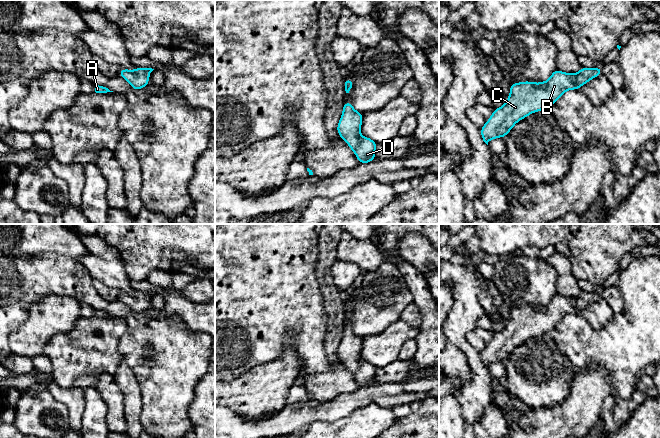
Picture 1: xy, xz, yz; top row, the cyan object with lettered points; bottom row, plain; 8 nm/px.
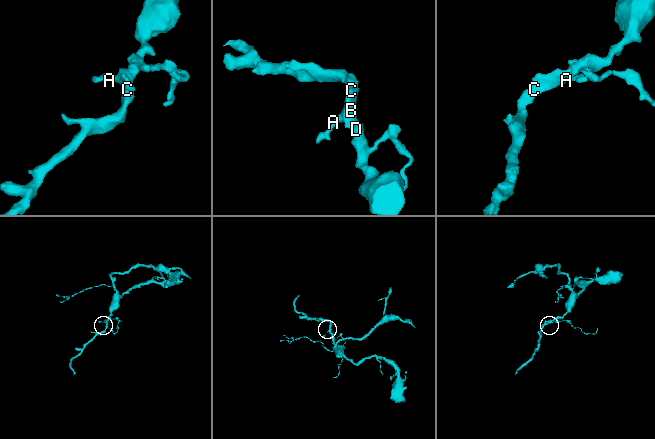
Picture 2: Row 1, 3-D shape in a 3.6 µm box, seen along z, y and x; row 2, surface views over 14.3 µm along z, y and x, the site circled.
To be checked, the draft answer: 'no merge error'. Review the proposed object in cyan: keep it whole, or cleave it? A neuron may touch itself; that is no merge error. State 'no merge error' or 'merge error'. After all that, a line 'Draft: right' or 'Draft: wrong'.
no merge error
Draft: right

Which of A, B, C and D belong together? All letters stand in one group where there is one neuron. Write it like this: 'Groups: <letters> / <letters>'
Groups: A B C D

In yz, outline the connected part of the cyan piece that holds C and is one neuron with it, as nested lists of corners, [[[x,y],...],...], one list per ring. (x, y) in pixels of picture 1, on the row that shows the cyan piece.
[[[581,67],[577,74],[571,74],[555,69],[546,82],[513,83],[510,85],[510,96],[505,104],[494,109],[489,120],[480,129],[483,141],[488,145],[492,139],[504,138],[518,121],[550,107],[565,91],[579,90],[602,71],[602,67]]]

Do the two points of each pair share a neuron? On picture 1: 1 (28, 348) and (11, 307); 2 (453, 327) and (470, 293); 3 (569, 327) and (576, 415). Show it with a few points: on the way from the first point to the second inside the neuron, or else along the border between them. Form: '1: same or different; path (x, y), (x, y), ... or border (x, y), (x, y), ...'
1: different; border (30, 305), (27, 318), (10, 334)
2: same; path (461, 319), (466, 310), (466, 301)
3: different; border (596, 366), (572, 371), (567, 395)

